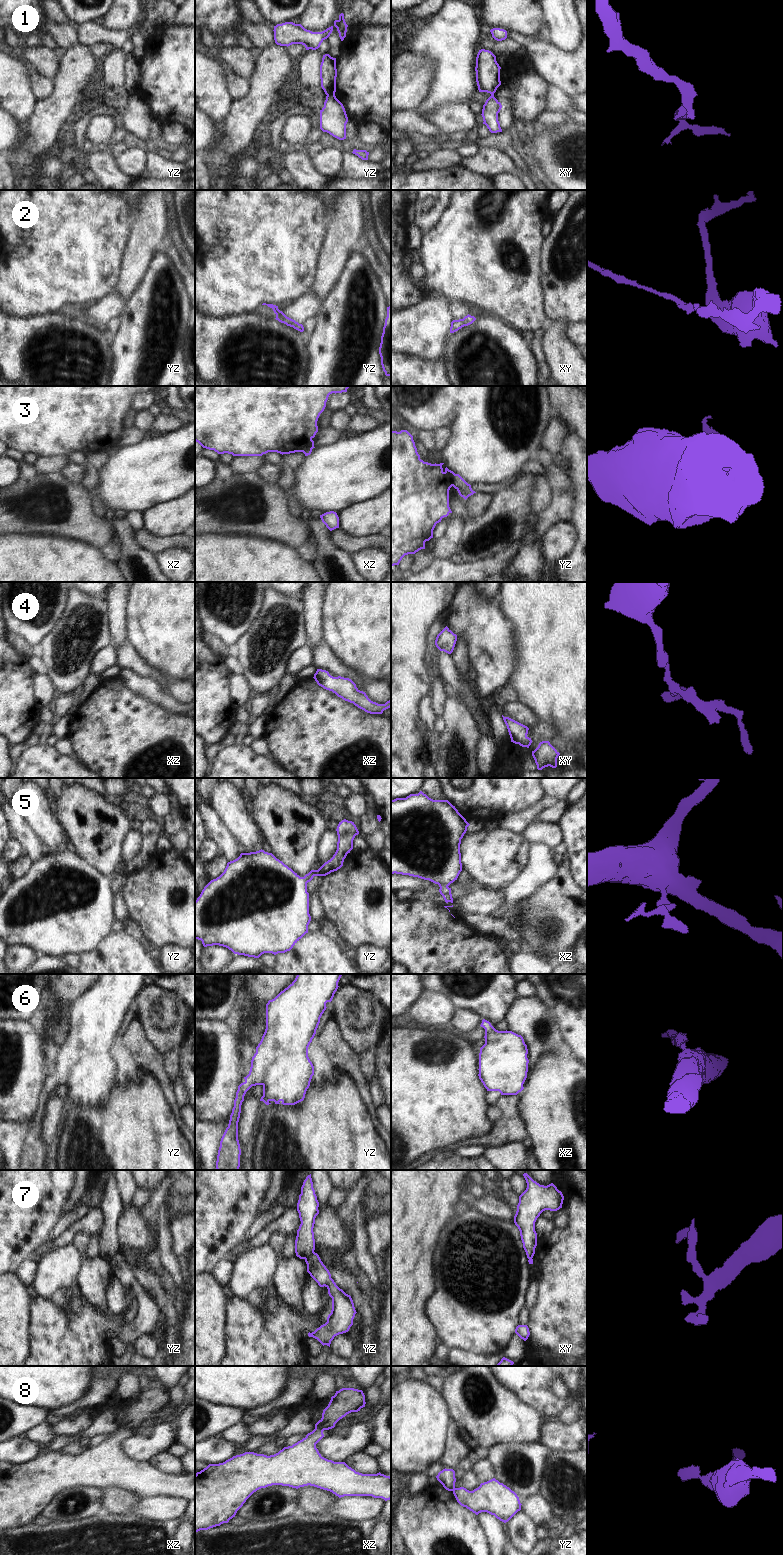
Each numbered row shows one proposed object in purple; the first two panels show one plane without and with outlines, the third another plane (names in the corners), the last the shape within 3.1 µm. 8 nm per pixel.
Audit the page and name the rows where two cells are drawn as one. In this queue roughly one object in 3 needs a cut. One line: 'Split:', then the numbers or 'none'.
Split: 1, 3, 7, 8

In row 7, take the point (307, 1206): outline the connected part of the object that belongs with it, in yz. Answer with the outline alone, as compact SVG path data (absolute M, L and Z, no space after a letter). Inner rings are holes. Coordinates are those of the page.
M311 1174L306 1177L301 1187L297 1211L301 1224L297 1230L295 1253L300 1259L307 1259L315 1250L314 1224L319 1214L319 1202L313 1188Z

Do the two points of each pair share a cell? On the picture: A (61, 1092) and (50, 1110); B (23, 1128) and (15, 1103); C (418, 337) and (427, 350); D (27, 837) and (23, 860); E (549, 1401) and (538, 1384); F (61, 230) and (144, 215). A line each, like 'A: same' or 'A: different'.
A: different
B: different
C: same
D: different
E: same
F: different

